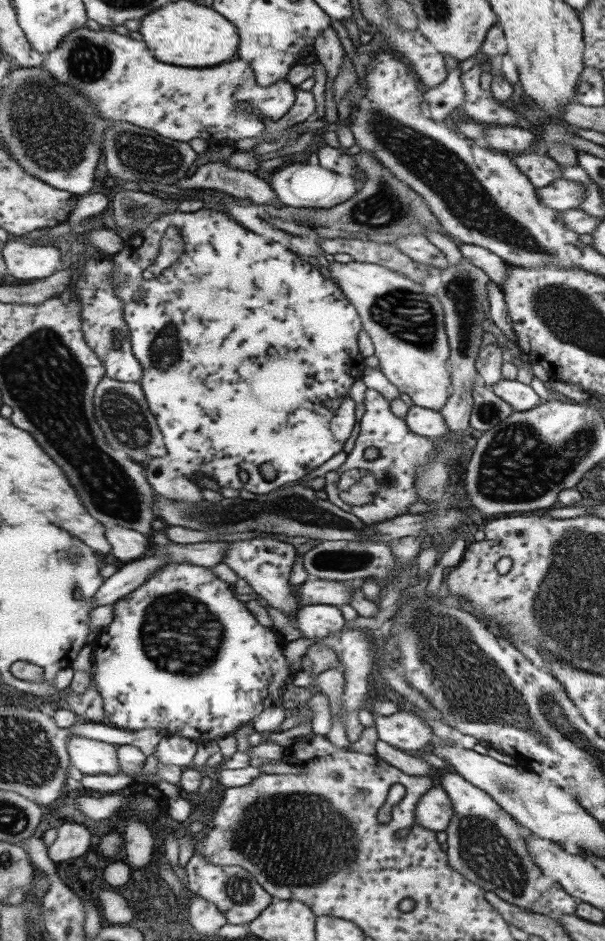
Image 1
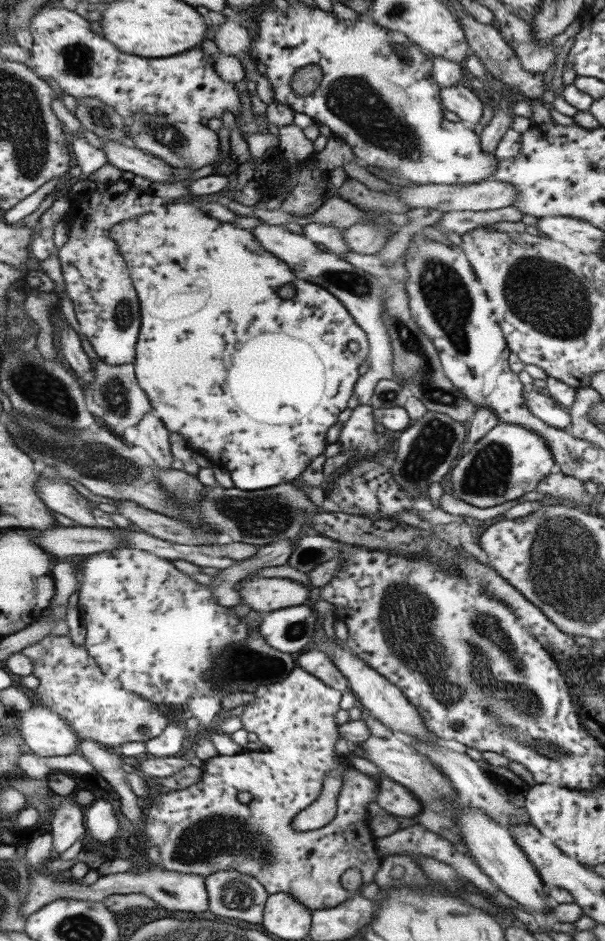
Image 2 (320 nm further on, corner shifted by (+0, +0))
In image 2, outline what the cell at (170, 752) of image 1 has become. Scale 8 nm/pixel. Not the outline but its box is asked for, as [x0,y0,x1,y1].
[20,635,169,750]

